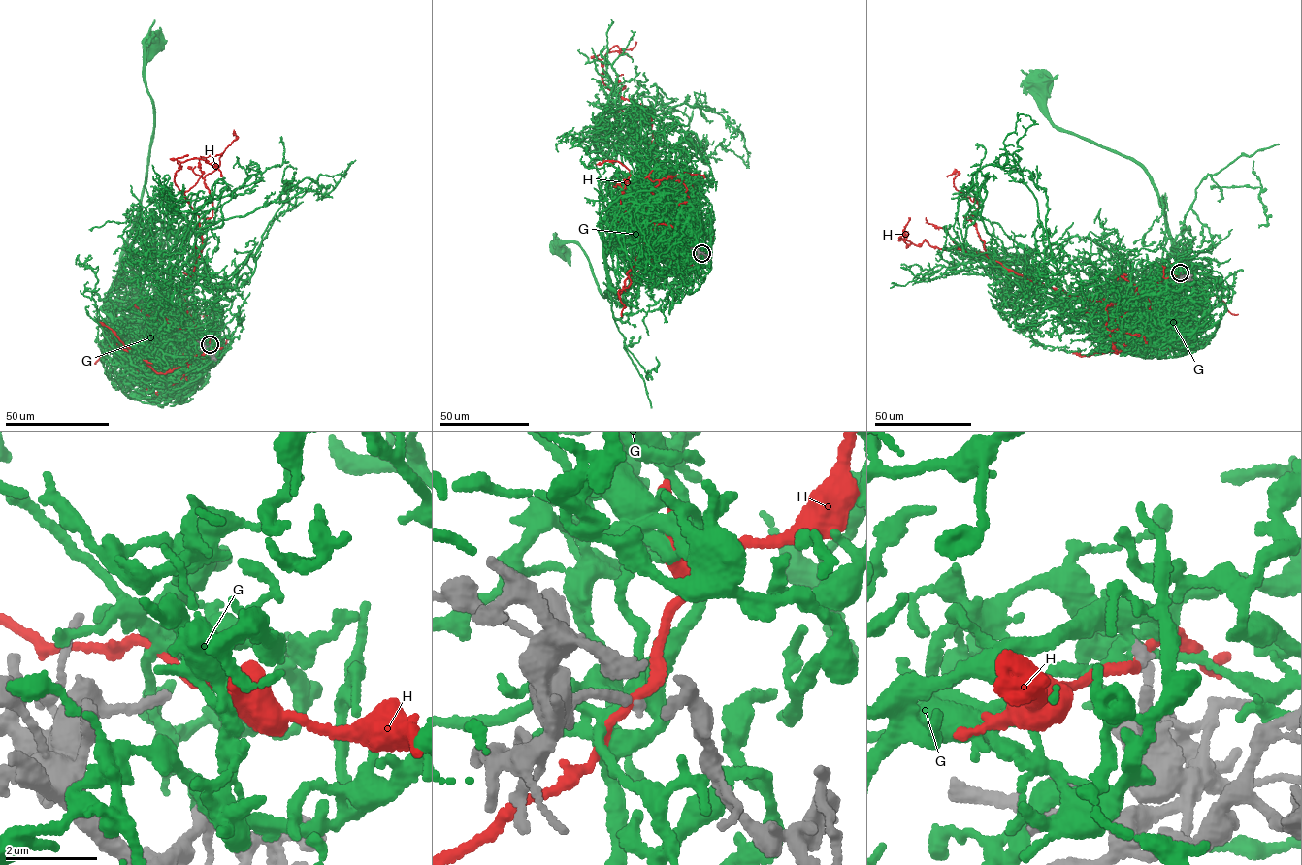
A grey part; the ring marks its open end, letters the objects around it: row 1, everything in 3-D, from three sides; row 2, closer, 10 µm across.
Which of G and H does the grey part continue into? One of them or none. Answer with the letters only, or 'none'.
G

